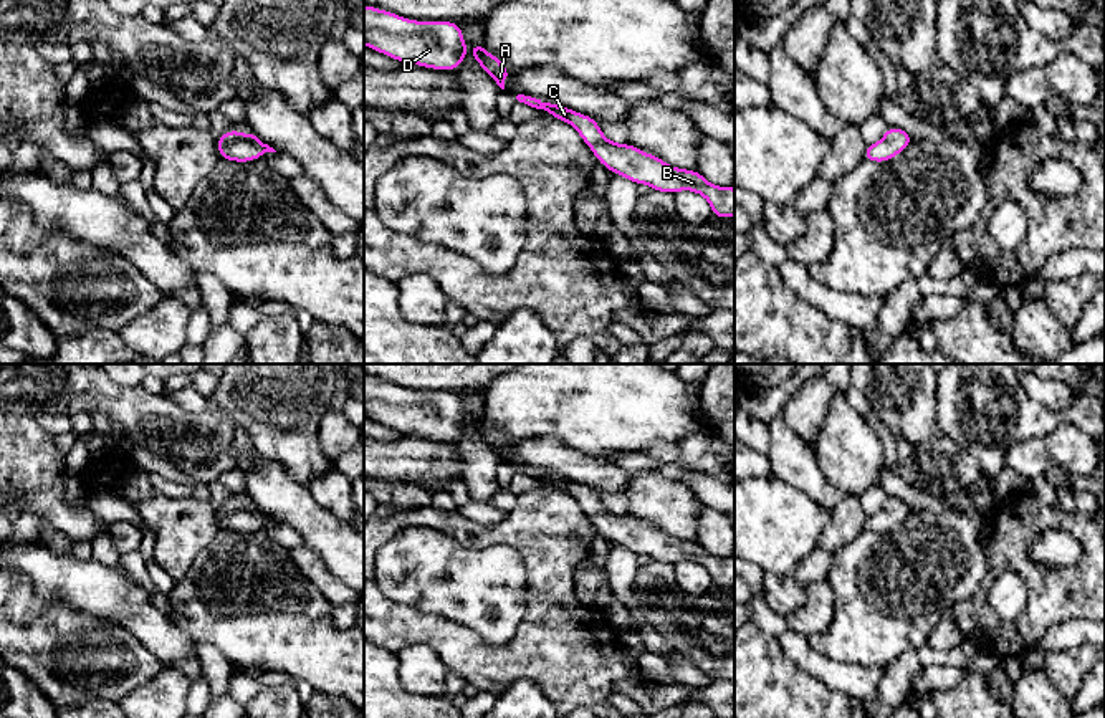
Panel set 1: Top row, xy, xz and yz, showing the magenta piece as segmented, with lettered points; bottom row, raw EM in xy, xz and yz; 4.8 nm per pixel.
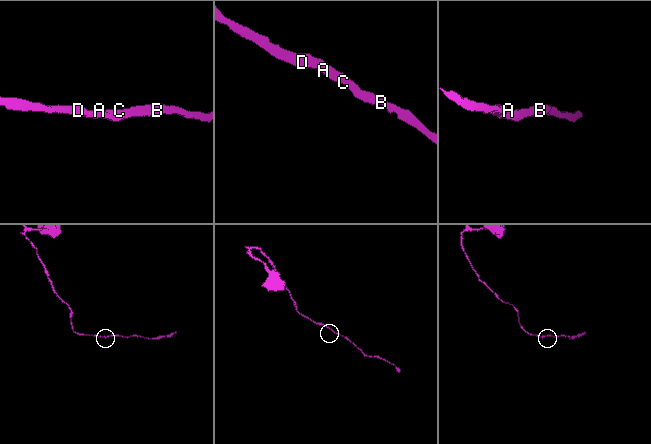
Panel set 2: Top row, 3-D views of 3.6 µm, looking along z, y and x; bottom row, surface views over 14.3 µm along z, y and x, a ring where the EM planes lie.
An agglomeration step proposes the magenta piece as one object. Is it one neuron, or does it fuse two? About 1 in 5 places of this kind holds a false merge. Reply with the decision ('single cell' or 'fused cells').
single cell

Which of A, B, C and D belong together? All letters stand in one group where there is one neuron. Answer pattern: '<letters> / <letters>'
A B C D

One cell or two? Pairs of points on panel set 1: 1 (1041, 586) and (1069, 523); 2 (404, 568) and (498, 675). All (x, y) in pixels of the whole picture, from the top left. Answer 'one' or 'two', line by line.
1: one
2: two

